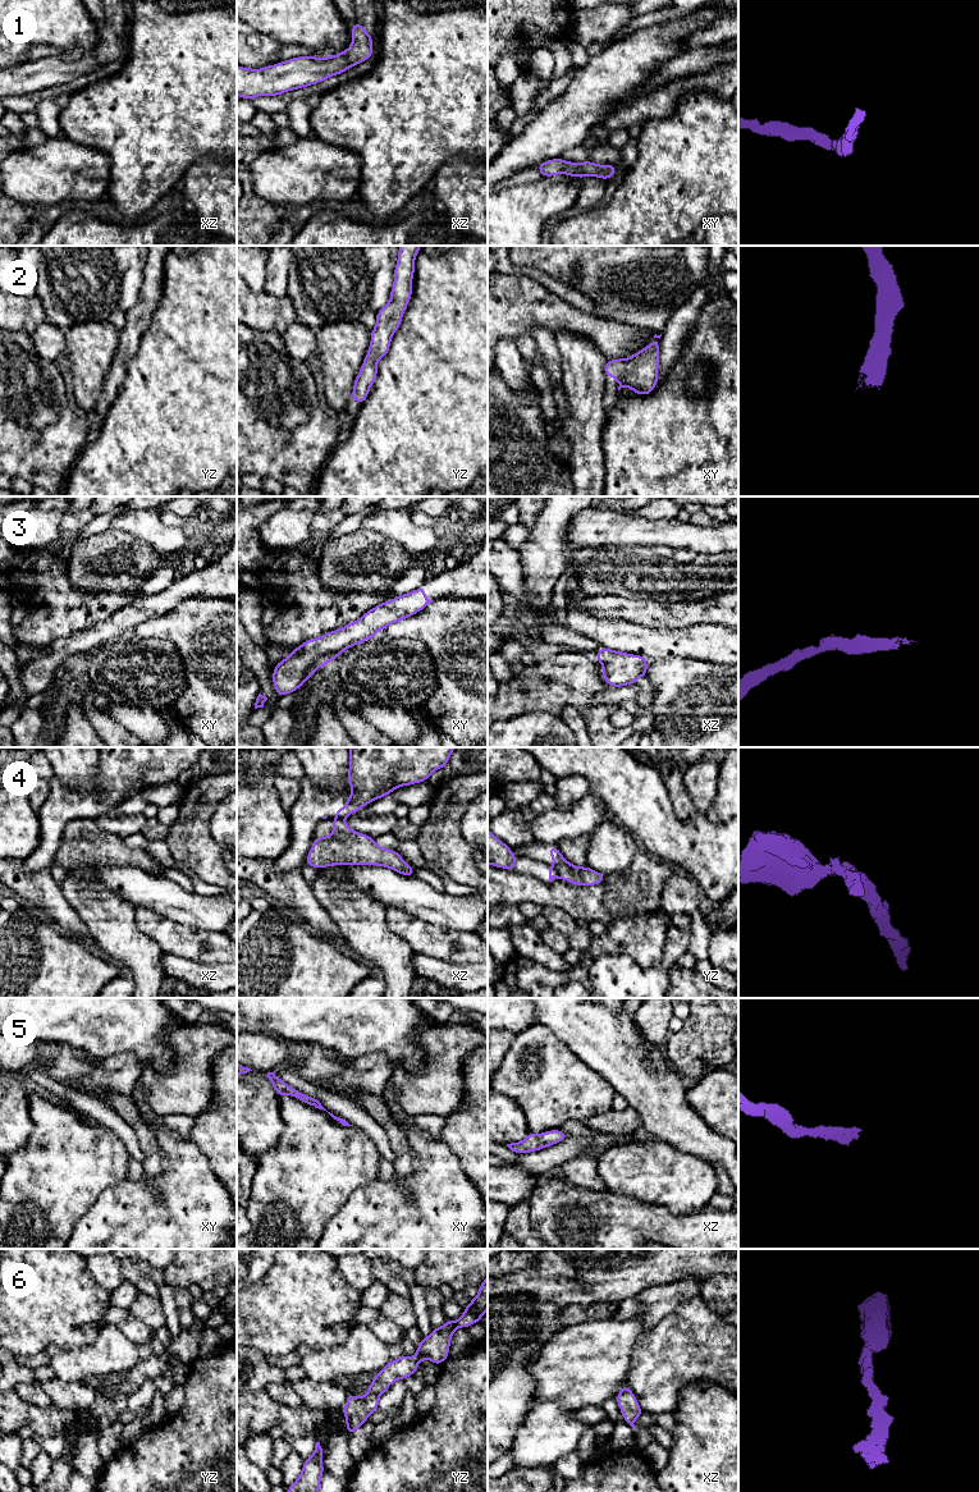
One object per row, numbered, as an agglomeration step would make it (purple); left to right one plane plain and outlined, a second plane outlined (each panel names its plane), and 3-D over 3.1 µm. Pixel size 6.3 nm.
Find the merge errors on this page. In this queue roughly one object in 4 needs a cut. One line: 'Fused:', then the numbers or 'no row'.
Fused: 4

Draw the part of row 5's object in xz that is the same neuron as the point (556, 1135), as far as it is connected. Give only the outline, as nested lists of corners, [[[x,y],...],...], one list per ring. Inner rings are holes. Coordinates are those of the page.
[[[557,1129],[545,1131],[543,1134],[534,1134],[529,1131],[527,1138],[525,1140],[520,1143],[507,1144],[507,1147],[517,1154],[523,1154],[523,1153],[541,1150],[543,1148],[554,1145],[568,1138],[569,1138],[568,1134]]]

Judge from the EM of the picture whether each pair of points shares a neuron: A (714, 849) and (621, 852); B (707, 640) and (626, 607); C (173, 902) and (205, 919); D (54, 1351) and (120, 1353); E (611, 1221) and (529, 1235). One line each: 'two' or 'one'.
A: two
B: two
C: one
D: one
E: two

